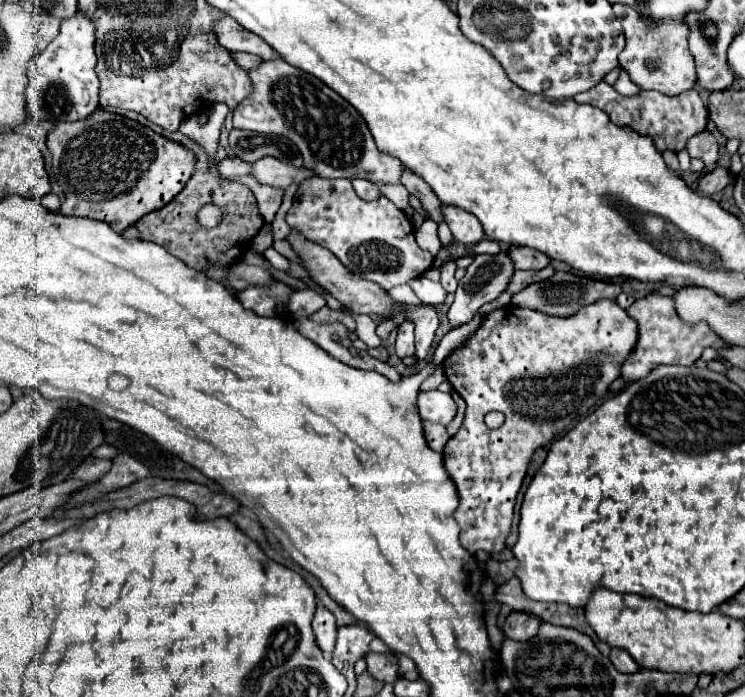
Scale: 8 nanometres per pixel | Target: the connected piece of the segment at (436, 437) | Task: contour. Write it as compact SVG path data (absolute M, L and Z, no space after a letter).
M423 422L423 428L425 428L427 444L429 444L433 450L441 452L441 450L443 450L443 446L447 444L447 440L449 440L449 434L447 434L445 426L441 426L441 424L429 424L429 422Z

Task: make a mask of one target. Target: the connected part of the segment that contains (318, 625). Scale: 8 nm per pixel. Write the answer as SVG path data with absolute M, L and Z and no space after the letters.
M317 606L315 618L313 618L313 630L317 636L319 648L325 652L325 656L331 656L335 642L337 642L337 622L331 610L325 606Z

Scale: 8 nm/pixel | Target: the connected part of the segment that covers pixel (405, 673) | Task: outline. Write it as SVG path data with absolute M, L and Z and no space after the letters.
M397 654L397 662L399 662L399 676L409 678L409 680L417 680L417 678L419 678L413 660L409 660L409 658L403 656L403 654Z

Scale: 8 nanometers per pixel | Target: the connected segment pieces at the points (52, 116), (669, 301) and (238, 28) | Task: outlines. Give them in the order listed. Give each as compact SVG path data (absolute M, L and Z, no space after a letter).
M77 10L73 16L61 20L59 36L33 58L29 66L27 110L39 124L87 118L99 106L99 78L95 66L95 20Z
M647 294L641 300L635 300L629 308L627 314L637 322L639 338L635 348L631 350L629 358L621 366L621 378L631 382L645 378L651 368L657 364L681 364L681 366L691 366L695 360L701 358L703 348L713 346L713 348L723 348L727 346L719 336L711 332L711 328L705 322L699 324L685 324L679 320L675 308L673 308L673 298L669 296L657 296L657 294Z
M225 18L219 24L215 24L213 28L217 30L217 38L219 38L221 46L225 46L229 50L247 50L247 52L263 56L267 60L279 58L279 54L263 38L249 32L247 28L237 24L237 20L233 20L233 18Z

